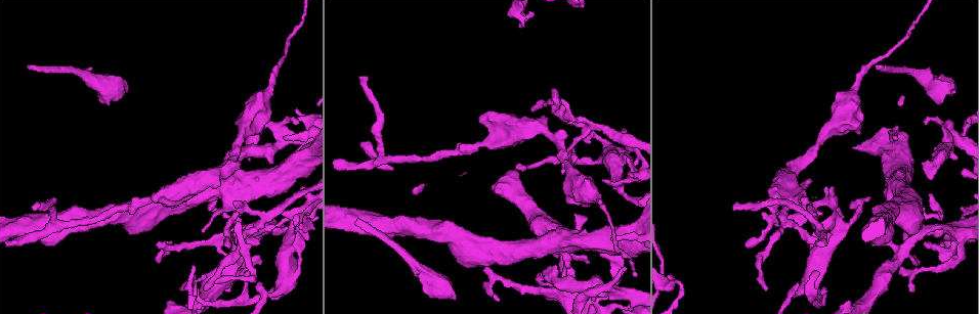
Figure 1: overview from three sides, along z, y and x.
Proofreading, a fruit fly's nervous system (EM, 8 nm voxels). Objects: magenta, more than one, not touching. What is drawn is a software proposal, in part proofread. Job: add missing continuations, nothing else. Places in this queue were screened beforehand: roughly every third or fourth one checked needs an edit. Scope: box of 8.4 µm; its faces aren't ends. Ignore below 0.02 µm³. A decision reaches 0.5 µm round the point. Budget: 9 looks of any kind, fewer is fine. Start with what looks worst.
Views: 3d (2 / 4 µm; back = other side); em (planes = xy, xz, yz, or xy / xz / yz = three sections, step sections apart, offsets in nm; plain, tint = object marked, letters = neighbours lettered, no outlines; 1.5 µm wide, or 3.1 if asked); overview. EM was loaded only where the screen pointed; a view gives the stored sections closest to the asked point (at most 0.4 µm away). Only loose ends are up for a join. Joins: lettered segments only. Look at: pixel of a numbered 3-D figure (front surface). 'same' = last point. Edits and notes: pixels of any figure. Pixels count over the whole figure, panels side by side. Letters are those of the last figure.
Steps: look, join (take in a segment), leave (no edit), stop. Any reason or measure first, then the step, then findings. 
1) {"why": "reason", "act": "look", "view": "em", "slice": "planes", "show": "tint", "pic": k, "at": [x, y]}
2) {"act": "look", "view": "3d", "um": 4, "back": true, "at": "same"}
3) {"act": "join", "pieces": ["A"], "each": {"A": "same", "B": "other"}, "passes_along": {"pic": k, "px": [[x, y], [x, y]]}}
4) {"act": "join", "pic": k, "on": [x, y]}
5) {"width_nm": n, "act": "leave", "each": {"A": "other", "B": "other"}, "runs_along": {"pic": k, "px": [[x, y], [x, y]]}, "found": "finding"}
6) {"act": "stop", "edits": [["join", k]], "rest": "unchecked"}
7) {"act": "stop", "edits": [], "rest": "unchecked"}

{"why": "an open end", "act": "look", "view": "em", "slice": "xy", "step": 8, "show": "letters", "pic": 1, "at": [930, 178]}

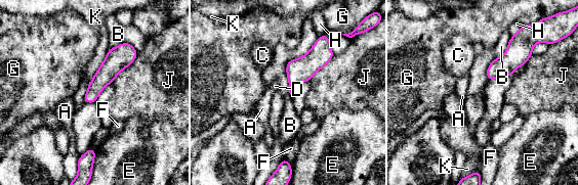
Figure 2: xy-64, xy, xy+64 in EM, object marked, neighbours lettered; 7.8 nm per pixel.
{"why": "another direction", "act": "look", "view": "em", "slice": "planes", "show": "letters", "at": "same"}

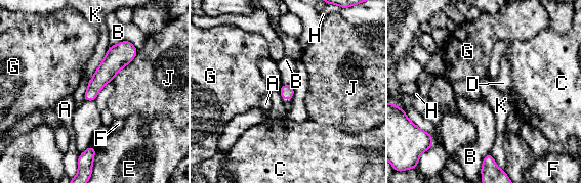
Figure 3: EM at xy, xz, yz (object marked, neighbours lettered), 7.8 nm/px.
{"act": "leave", "each": {"A": "other", "B": "other", "C": "other", "D": "other", "E": "other", "F": "other", "G": "other", "H": "other", "J": "other", "K": "other"}, "border": {"pic": 3, "px": [[110, 46], [129, 41], [137, 50]]}, "found": "none of them fits"}

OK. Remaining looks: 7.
{"why": "branch stops here", "act": "look", "view": "3d", "um": 2, "back": true, "pic": 1, "at": [732, 207]}

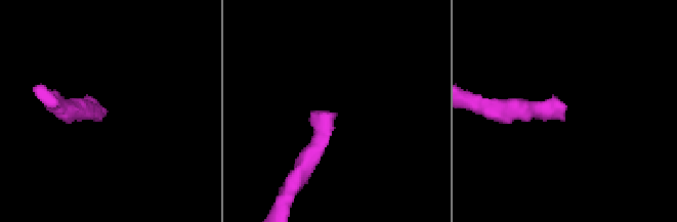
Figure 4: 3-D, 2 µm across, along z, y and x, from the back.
{"why": "need the tissue", "act": "look", "view": "em", "slice": "planes", "show": "letters", "pic": 4, "at": [311, 112]}

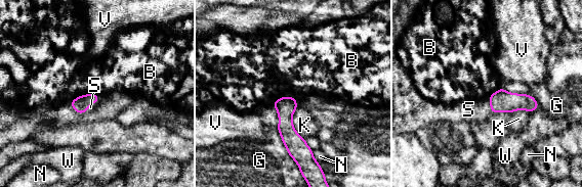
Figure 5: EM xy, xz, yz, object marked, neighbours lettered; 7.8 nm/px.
{"act": "join", "pieces": ["S"], "each": {"B": "other", "G": "other", "K": "other", "N": "other", "S": "same", "V": "other", "W": "other"}, "found": "it goes on there"}

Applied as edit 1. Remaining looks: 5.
{"act": "stop", "edits": [["join", 5]], "rest": "unchecked"}

